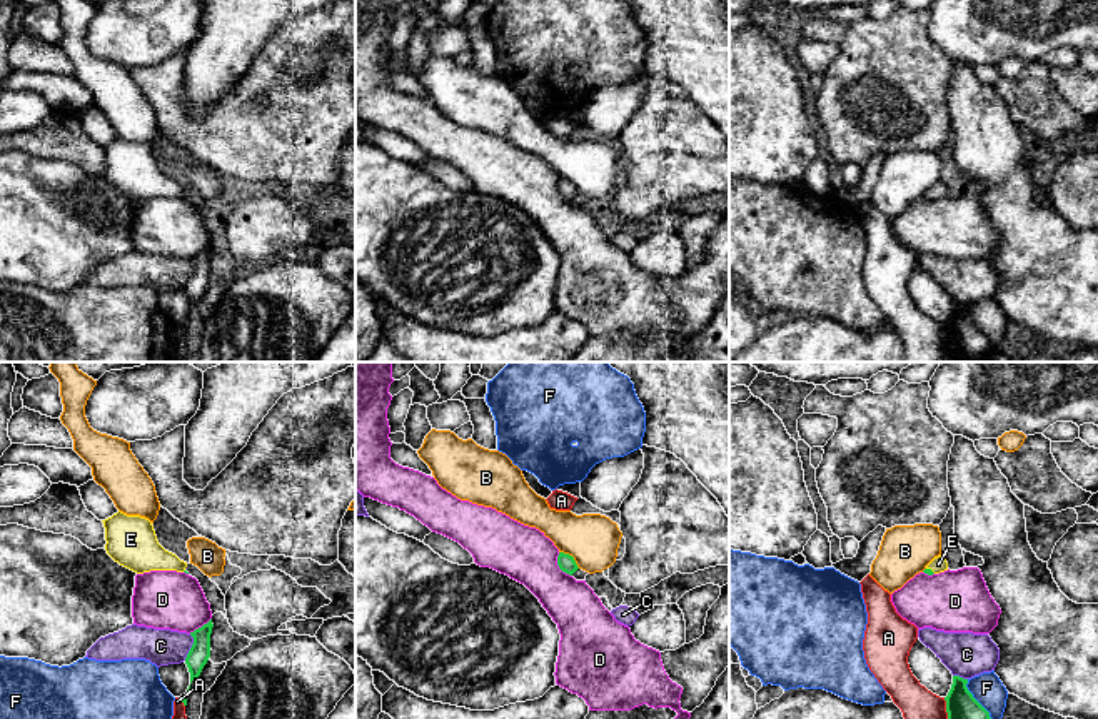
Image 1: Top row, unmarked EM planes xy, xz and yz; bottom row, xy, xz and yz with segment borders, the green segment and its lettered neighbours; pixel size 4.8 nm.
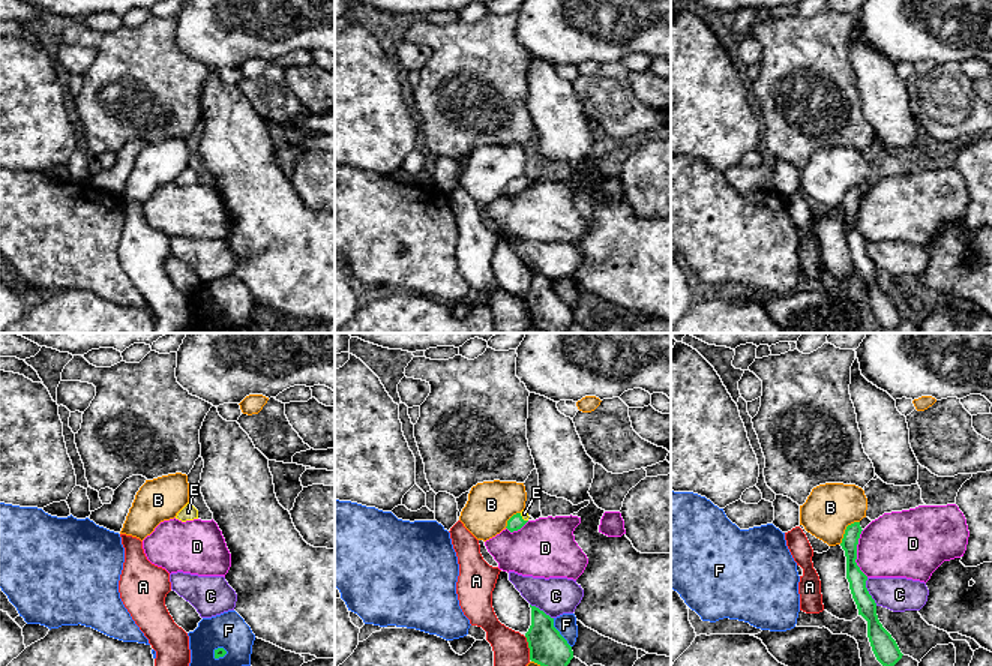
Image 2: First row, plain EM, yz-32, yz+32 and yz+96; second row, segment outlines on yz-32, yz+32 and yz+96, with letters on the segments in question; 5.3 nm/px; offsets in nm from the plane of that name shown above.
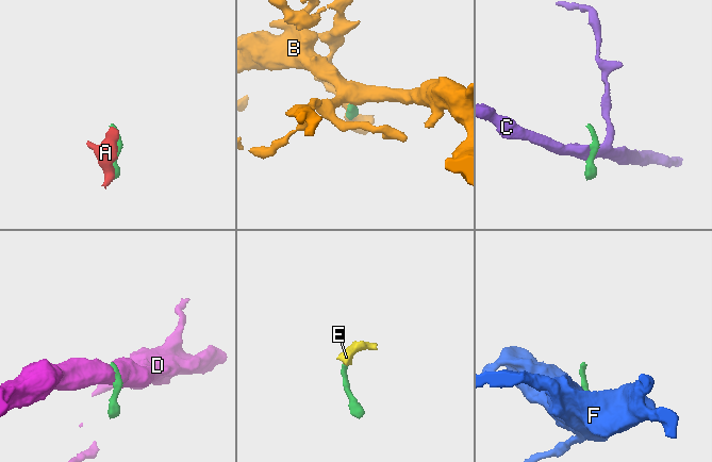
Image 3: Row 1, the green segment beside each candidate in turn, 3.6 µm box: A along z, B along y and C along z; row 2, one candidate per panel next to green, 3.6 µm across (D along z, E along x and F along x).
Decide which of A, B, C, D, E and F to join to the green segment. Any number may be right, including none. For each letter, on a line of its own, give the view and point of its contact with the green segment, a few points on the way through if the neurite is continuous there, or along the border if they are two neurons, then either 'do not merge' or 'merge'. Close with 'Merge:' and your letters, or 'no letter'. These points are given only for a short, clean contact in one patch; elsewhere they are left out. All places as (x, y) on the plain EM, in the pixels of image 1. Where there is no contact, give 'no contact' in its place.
A: meets green in yz at (946, 337); border along yz (943, 324), (948, 351); do not merge
B: meets green in xz at (571, 182); do not merge
C: meets green in xy at (191, 274); border along xy (191, 261), (192, 272), (184, 286); do not merge
D: meets green in xz at (558, 191); border along xz (558, 179), (558, 192), (571, 202); do not merge
E: meets green in yz at (930, 196); runs through yz (926, 197), (930, 196), (938, 191); merge
F: meets green in yz at (980, 331); border along yz (967, 306), (967, 316), (988, 339), (990, 354); do not merge
Merge: E

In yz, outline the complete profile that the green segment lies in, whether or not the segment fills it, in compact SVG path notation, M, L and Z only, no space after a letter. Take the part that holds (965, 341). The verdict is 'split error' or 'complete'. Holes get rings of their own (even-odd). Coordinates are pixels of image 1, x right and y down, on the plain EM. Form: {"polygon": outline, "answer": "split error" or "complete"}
{"polygon": "M953 302L953 310L944 324L948 352L966 362L985 362L991 354L990 339L973 324L966 314L968 305Z", "answer": "complete"}

